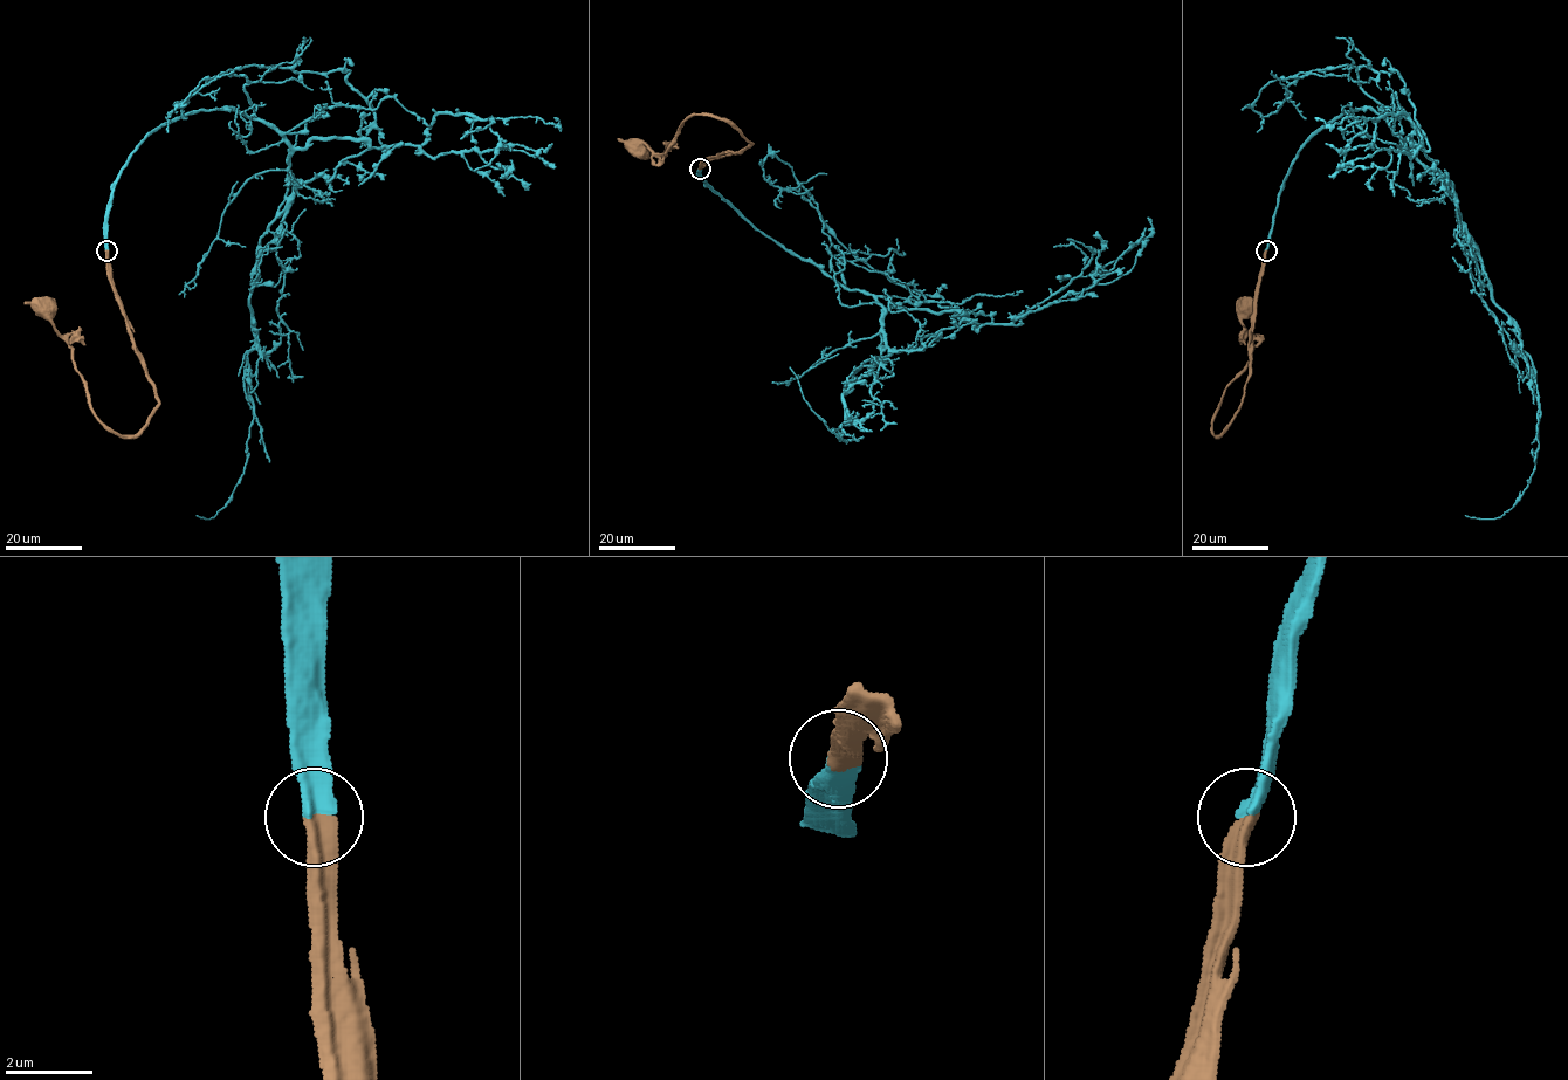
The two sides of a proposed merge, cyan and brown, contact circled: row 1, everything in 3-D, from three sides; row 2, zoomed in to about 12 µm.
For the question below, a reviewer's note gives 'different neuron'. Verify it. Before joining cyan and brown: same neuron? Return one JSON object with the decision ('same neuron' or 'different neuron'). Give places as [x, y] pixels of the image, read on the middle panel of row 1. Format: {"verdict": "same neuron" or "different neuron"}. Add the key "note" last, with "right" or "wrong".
{"verdict": "same neuron", "note": "wrong"}

